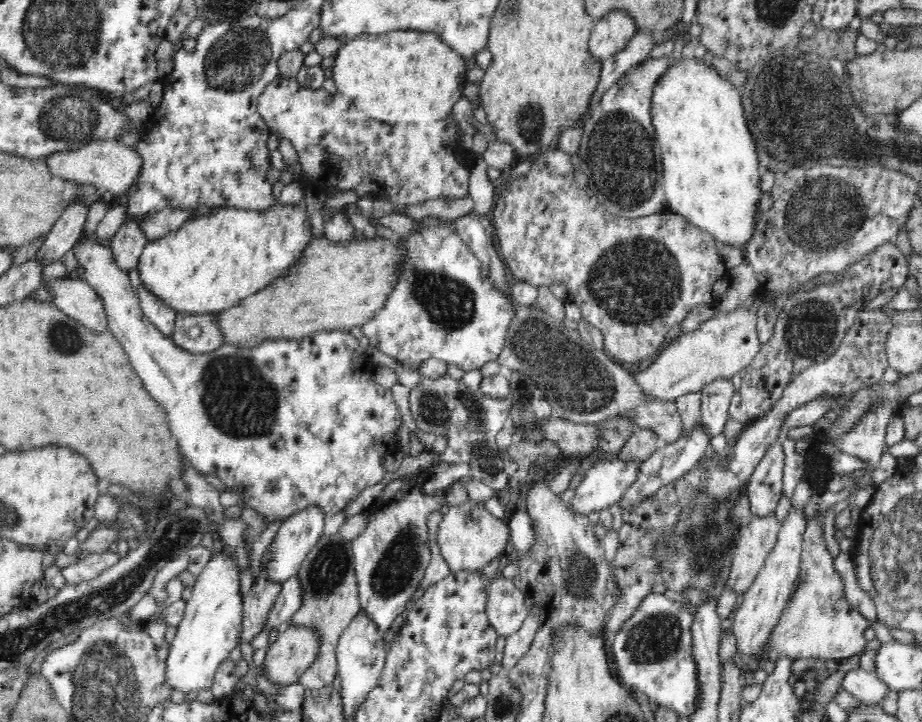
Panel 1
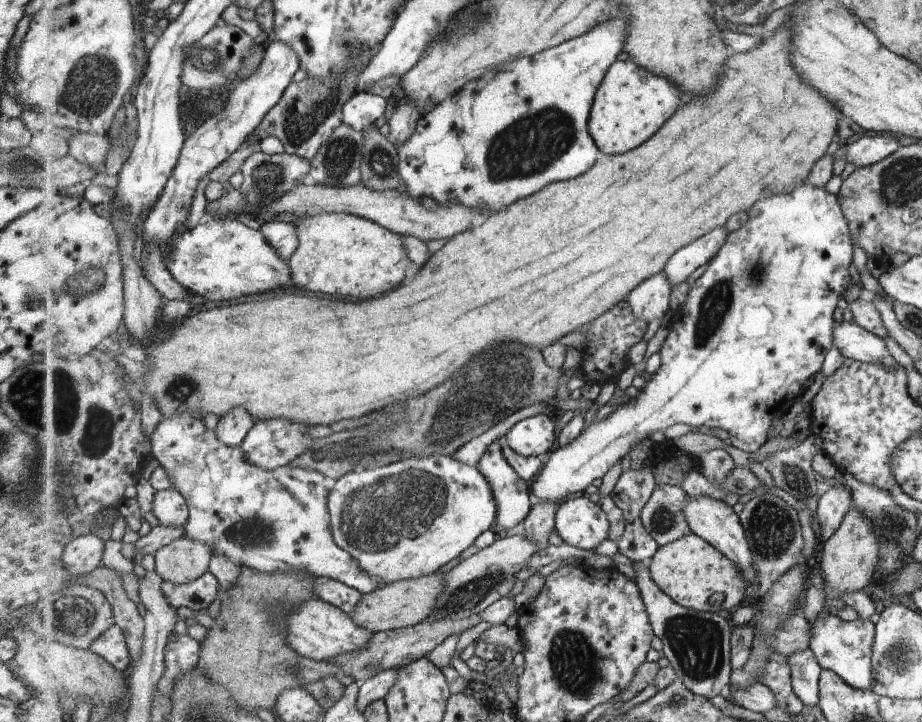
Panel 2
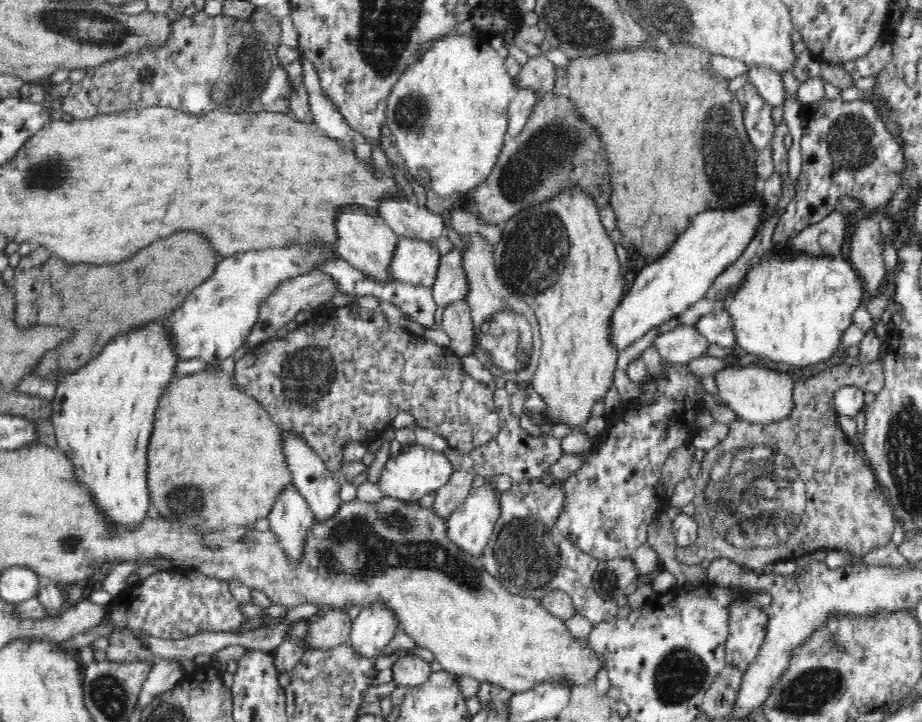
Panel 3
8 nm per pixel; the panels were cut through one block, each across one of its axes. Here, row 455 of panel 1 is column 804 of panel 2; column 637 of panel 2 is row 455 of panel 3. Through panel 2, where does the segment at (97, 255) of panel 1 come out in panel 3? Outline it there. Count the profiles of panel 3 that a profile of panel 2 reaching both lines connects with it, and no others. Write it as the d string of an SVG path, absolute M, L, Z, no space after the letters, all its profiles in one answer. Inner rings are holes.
M414 444L408 451L400 452L395 457L389 457L383 468L382 478L378 480L382 492L405 502L415 502L426 494L438 490L450 480L454 470L450 460L442 451L432 450L422 445Z

